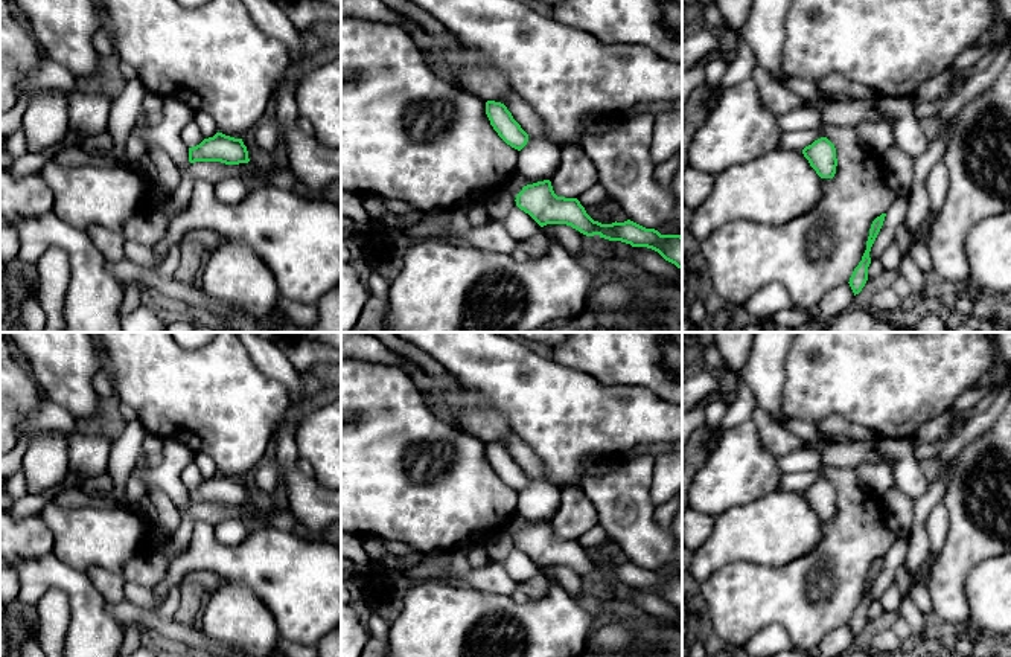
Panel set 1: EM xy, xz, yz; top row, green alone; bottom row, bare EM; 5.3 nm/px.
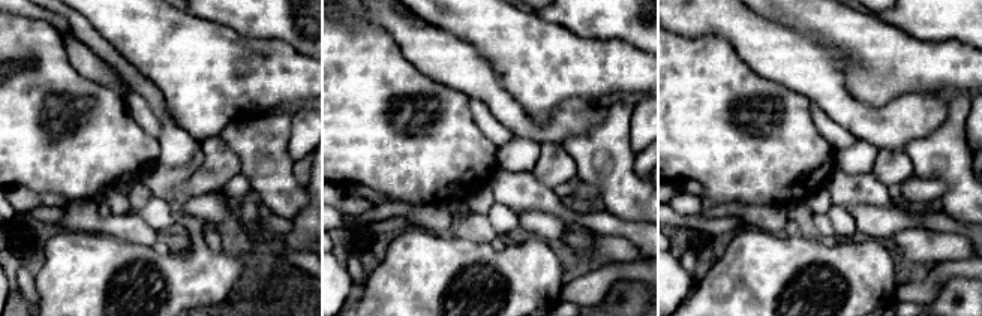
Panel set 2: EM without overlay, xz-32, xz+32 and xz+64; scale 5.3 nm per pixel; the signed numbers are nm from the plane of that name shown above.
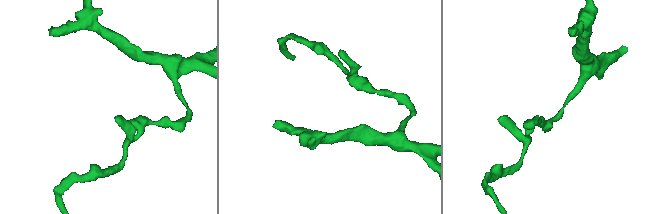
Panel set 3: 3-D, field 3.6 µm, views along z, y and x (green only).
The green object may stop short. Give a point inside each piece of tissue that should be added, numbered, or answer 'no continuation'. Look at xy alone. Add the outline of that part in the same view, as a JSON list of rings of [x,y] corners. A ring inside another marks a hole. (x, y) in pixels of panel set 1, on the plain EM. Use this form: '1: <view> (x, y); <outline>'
no continuation

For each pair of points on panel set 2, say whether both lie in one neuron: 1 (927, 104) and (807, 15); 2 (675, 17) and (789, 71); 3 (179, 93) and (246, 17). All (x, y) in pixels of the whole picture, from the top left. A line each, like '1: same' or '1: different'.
1: different
2: same
3: different

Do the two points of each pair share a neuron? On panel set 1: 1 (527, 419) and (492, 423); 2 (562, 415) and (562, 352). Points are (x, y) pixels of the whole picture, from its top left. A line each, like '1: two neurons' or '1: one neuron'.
1: two neurons
2: two neurons

